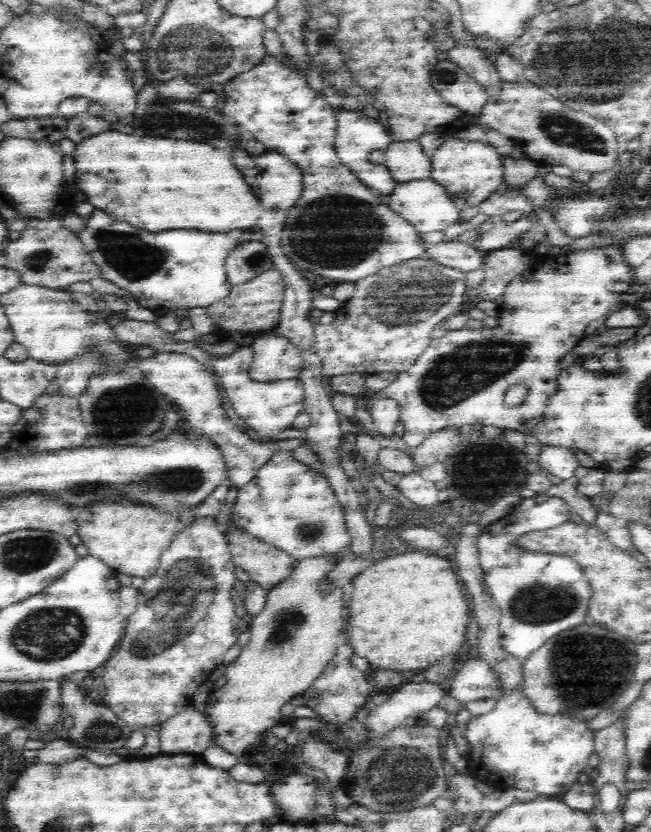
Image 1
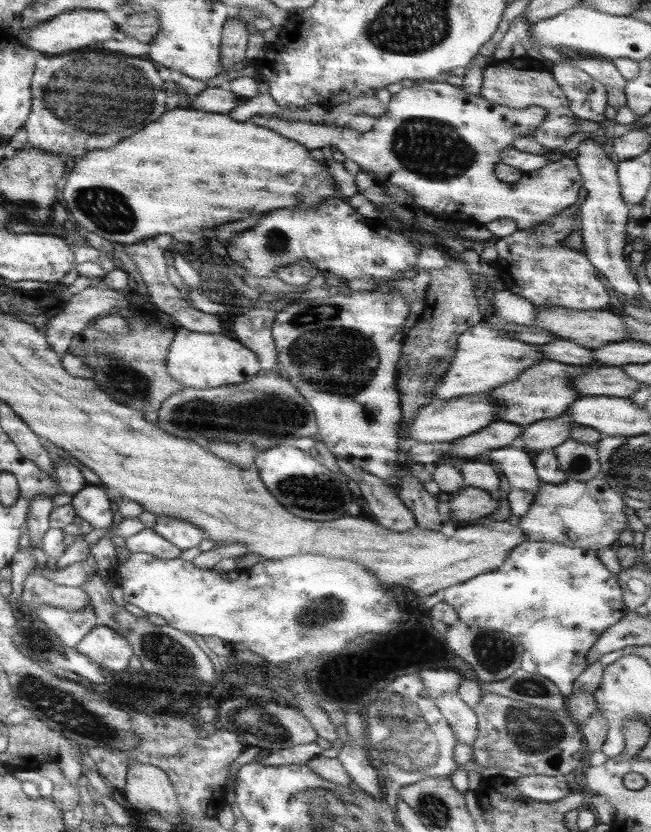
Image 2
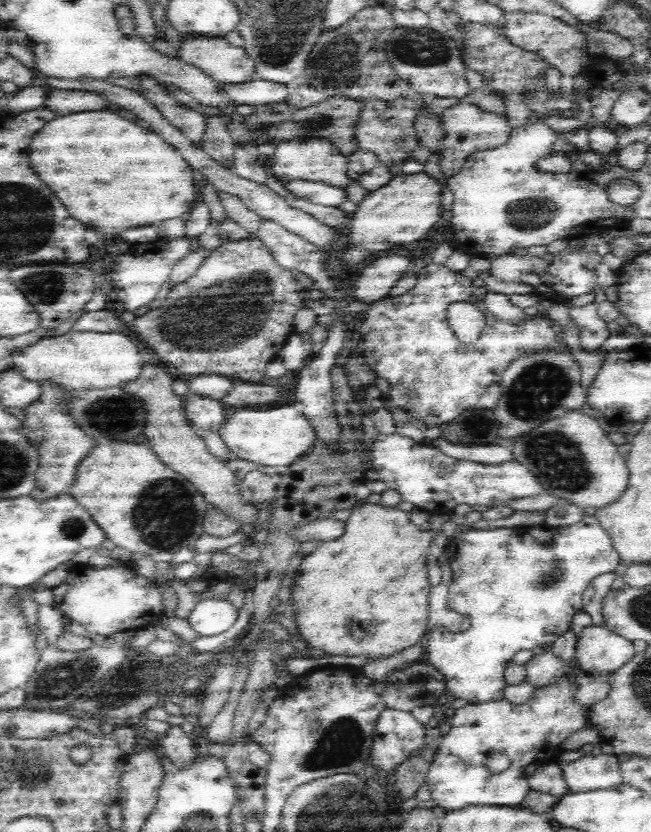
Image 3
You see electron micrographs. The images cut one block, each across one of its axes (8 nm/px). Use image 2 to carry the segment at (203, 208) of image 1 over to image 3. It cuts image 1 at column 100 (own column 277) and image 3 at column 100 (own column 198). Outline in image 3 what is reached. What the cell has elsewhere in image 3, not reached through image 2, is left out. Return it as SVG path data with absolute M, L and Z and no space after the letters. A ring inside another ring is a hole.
M78 112L78 114L70 114L70 116L60 116L56 120L52 120L50 124L46 124L32 140L32 146L30 146L30 164L34 166L32 170L40 176L42 182L46 182L48 188L52 188L56 192L56 196L62 200L62 204L68 208L68 212L82 224L86 226L94 226L96 230L102 230L102 232L110 232L110 234L118 234L118 232L124 232L128 228L138 228L138 226L150 226L150 224L156 224L156 222L164 222L164 220L172 220L172 218L180 218L180 216L186 218L192 207L199 201L200 191L198 184L194 184L195 180L193 168L178 154L179 150L175 146L166 144L158 133L150 132L150 130L144 130L140 128L138 124L126 120L126 118L120 118L118 114L114 112ZM88 178L88 182L100 182L100 184L108 184L108 186L92 186L92 184L76 184L80 180Z

